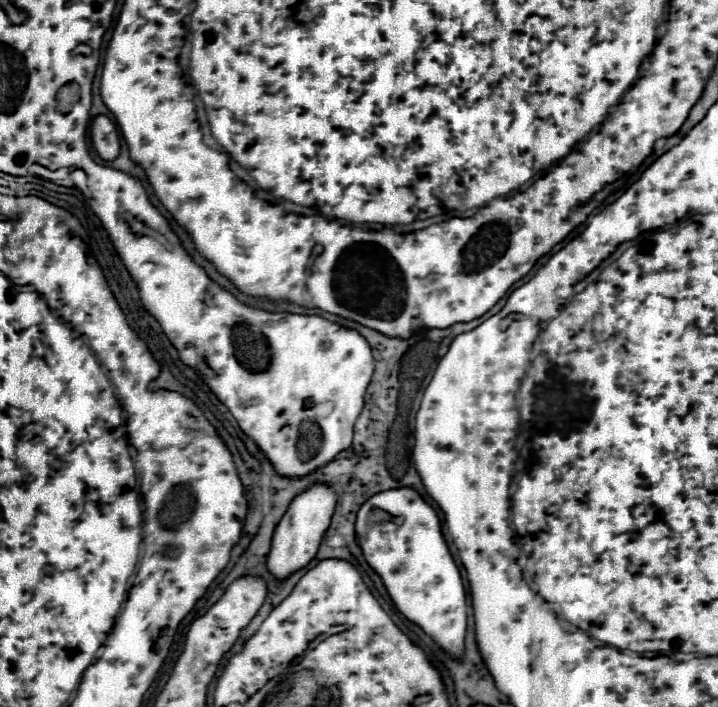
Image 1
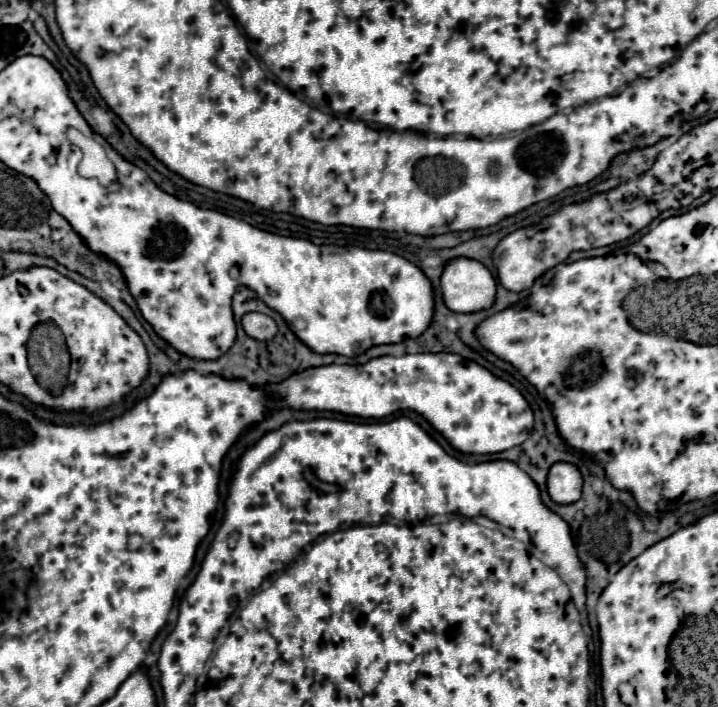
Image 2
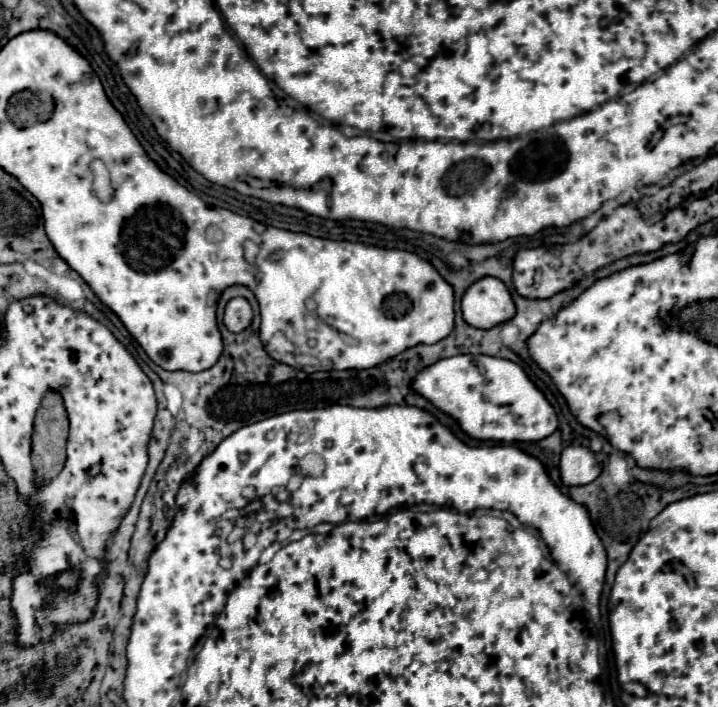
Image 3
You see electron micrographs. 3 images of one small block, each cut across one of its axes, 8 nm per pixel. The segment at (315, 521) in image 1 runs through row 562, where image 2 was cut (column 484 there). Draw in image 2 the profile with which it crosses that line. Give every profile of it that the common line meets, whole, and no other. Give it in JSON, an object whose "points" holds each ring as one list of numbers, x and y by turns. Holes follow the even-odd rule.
{"points":[[452,258,440,276,444,304,452,312,478,312,490,308,496,296,496,280,486,266,472,258]]}

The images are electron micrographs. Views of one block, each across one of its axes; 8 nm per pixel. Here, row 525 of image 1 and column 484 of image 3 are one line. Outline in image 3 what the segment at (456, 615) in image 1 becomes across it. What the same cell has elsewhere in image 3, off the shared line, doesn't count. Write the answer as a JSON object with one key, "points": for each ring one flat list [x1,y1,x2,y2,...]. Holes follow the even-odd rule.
{"points":[[470,354,444,358,422,370,414,378,412,388,436,408,456,418,462,430,476,440,536,442,558,428,558,418,550,402,532,384,522,366,512,360]]}

